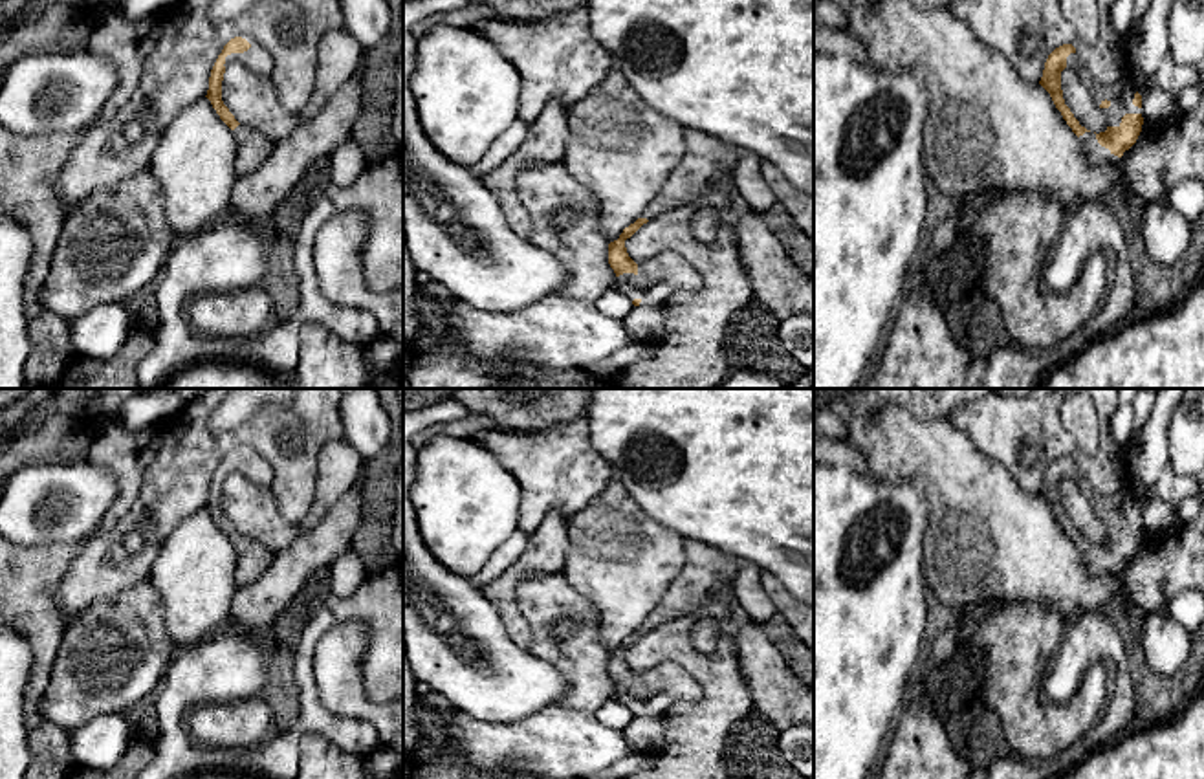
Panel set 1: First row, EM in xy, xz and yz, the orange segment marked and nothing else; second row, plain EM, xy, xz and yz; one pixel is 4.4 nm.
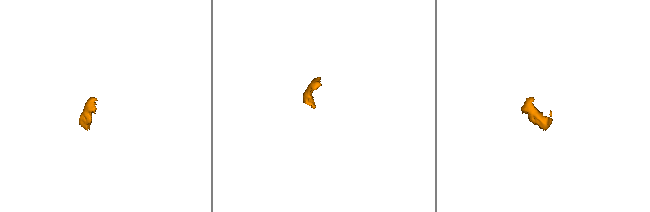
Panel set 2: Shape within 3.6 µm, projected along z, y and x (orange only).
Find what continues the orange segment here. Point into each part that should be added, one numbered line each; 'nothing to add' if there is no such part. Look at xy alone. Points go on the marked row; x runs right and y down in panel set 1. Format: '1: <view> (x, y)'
1: xy (253, 61)
2: xy (251, 147)

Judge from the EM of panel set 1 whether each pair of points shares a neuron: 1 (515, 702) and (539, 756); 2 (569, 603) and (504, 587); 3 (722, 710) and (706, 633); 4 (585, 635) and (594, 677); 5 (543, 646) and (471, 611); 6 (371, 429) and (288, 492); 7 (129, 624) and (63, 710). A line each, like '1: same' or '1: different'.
1: different
2: different
3: different
4: same
5: different
6: different
7: same

